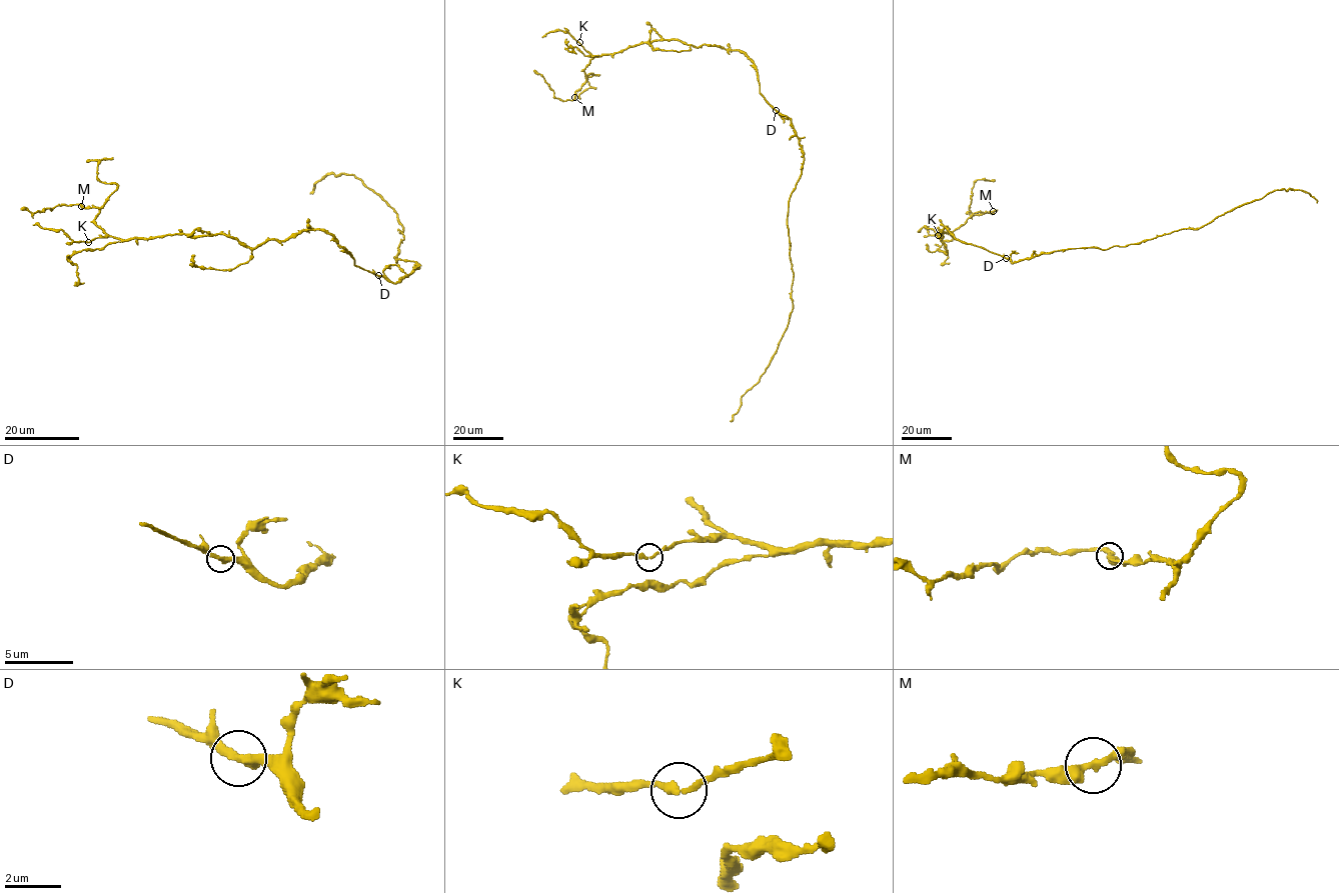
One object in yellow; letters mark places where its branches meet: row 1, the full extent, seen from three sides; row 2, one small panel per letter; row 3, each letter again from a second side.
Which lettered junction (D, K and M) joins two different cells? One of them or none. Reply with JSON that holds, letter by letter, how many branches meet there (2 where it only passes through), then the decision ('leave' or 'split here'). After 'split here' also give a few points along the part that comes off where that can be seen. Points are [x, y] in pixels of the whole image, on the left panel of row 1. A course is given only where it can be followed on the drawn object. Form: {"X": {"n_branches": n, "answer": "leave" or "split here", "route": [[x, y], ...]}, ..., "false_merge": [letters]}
{"D": {"n_branches": 2, "answer": "leave"}, "K": {"n_branches": 2, "answer": "leave"}, "M": {"n_branches": 2, "answer": "leave"}, "false_merge": []}

